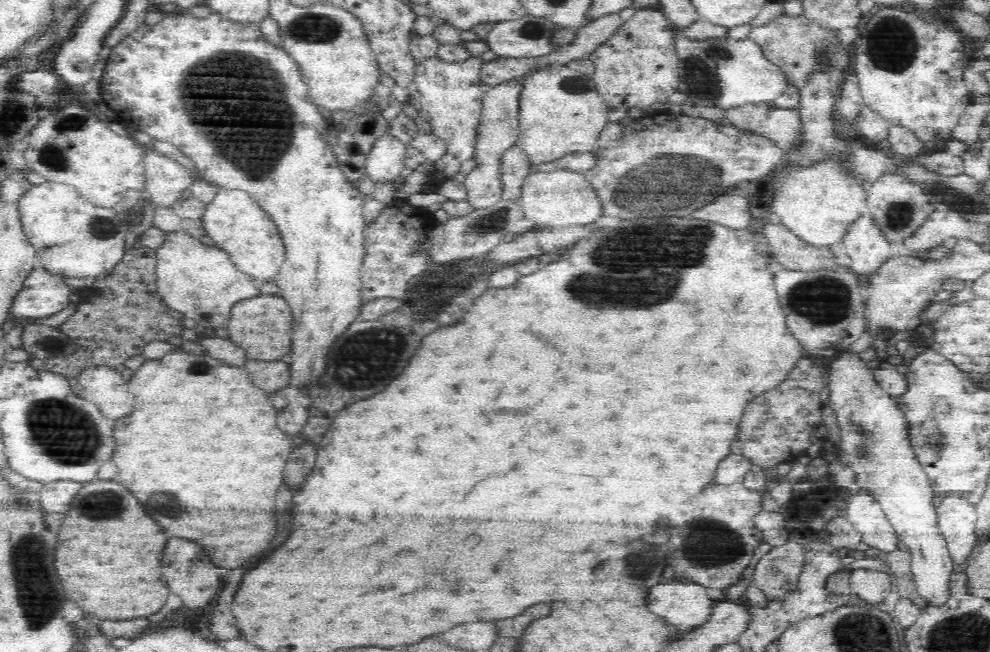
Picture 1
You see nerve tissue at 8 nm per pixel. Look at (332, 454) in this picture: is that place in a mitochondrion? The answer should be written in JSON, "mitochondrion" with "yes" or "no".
{"mitochondrion":"no"}

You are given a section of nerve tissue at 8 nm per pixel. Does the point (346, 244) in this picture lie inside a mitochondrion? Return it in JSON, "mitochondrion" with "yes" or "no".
{"mitochondrion":"no"}

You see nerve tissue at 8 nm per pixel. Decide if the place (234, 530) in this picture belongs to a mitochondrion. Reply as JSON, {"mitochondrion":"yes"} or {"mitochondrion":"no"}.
{"mitochondrion":"no"}

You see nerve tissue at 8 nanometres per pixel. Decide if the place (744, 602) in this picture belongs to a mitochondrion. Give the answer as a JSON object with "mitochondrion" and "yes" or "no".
{"mitochondrion":"no"}

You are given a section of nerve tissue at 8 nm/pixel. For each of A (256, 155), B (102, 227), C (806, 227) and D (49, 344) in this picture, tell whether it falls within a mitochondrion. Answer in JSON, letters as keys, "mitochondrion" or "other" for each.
{"A":"mitochondrion","B":"mitochondrion","C":"other","D":"mitochondrion"}

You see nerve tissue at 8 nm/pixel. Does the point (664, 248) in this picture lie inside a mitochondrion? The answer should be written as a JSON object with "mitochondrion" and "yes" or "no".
{"mitochondrion":"yes"}

